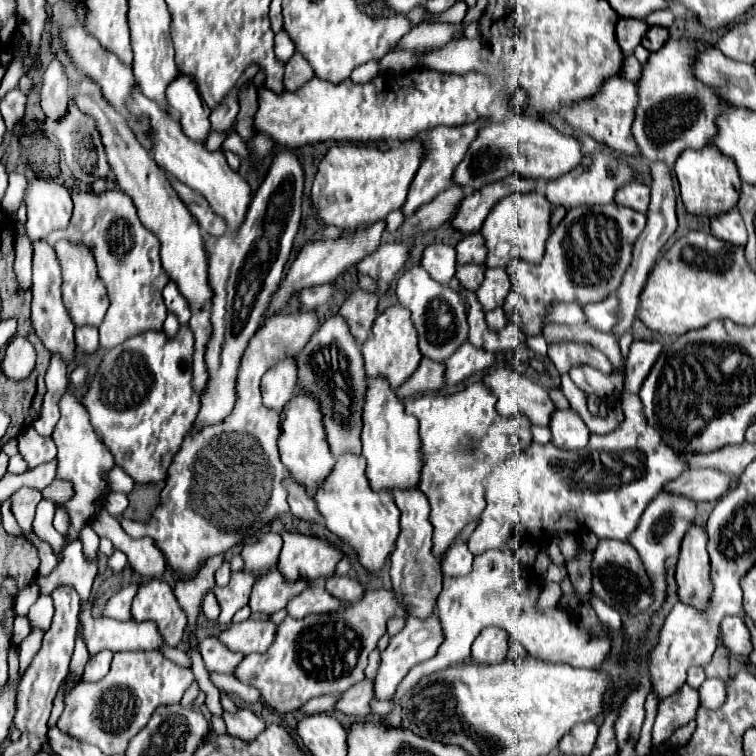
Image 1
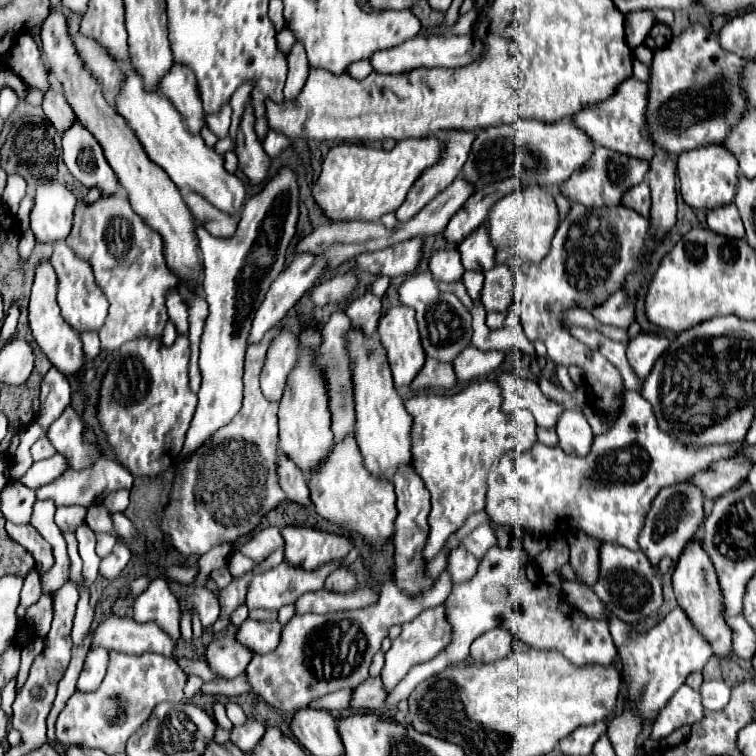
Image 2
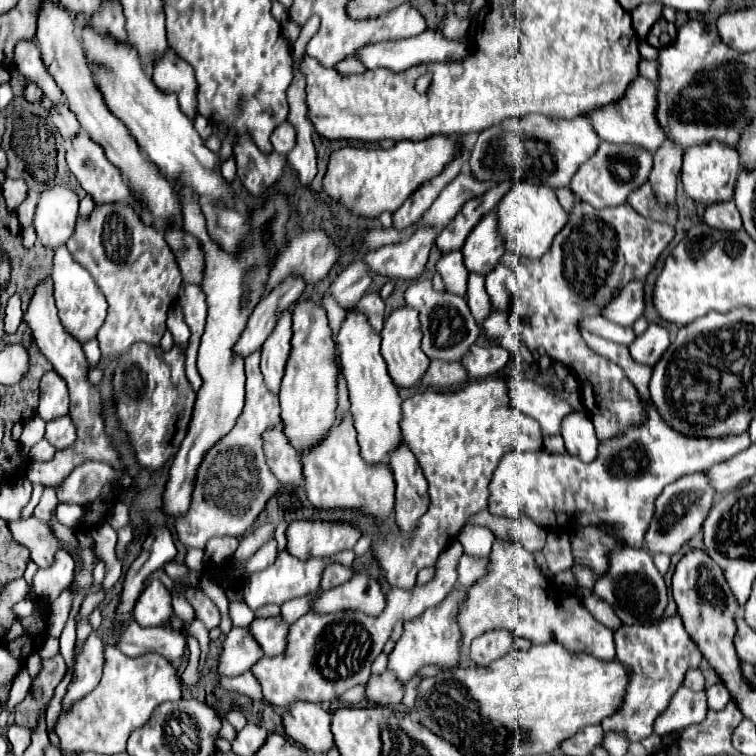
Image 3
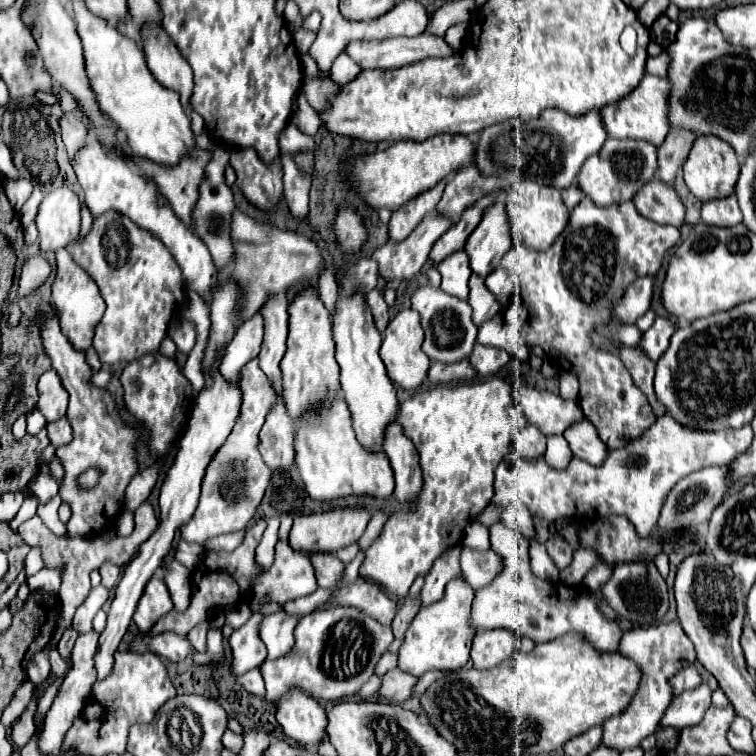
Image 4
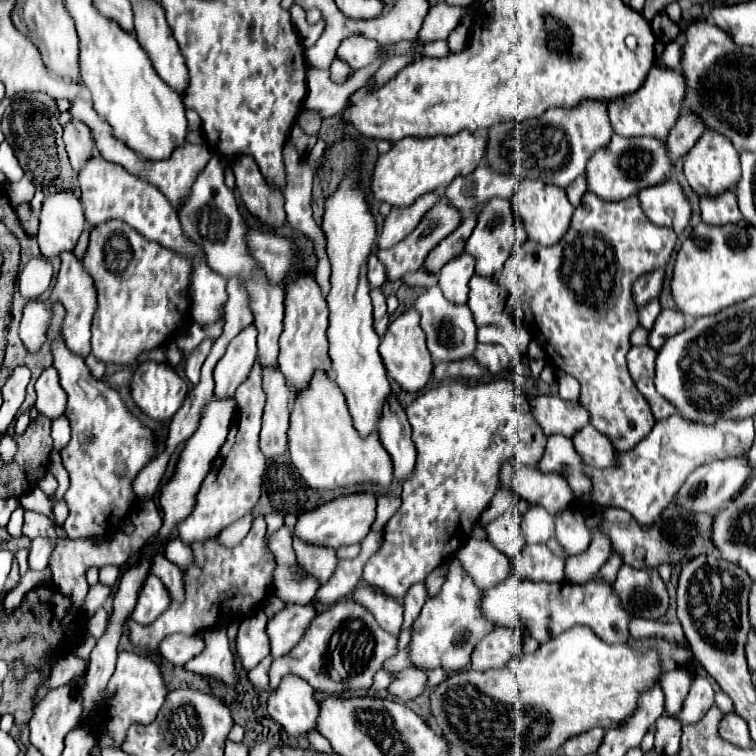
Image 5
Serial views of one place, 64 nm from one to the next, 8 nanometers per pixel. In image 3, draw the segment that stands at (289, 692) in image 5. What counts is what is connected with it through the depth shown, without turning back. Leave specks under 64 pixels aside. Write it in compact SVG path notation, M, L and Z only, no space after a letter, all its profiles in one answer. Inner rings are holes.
M292 702L284 714L282 724L286 734L312 752L328 752L334 746L330 732L330 714L312 702Z

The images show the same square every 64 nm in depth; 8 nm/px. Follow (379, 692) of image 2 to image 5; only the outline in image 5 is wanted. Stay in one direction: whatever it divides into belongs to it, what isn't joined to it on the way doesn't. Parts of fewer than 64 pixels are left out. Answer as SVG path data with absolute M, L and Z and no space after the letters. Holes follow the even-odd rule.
M412 666L412 668L400 670L388 690L392 694L396 694L398 698L402 698L402 700L412 700L412 698L416 698L424 692L426 682L428 682L426 672L422 668Z

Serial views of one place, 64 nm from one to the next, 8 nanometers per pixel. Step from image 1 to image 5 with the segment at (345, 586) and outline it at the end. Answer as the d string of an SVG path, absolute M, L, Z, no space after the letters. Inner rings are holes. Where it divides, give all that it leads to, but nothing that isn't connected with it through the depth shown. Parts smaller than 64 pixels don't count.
M292 534L292 548L296 552L298 562L304 566L304 570L308 570L308 574L316 576L322 584L336 570L336 562L338 562L336 550L328 550L324 546L302 542L300 538L294 538L294 534Z

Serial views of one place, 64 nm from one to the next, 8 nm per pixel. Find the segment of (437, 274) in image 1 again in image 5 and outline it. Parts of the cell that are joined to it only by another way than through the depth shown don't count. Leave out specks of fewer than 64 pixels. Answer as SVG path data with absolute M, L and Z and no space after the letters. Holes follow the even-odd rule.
M464 252L464 254L456 256L454 260L450 260L440 270L438 286L452 304L468 302L468 290L470 290L468 282L474 276L474 266L476 266L476 260Z

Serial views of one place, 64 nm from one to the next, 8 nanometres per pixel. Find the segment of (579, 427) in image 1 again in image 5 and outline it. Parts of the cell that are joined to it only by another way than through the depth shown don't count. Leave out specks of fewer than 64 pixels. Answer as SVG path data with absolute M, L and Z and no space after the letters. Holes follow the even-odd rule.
M584 426L584 430L580 430L580 434L572 438L572 442L588 466L592 468L616 468L618 466L616 448L594 426Z

